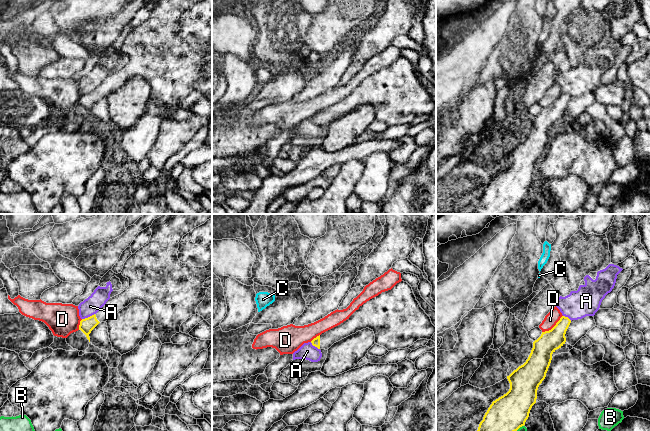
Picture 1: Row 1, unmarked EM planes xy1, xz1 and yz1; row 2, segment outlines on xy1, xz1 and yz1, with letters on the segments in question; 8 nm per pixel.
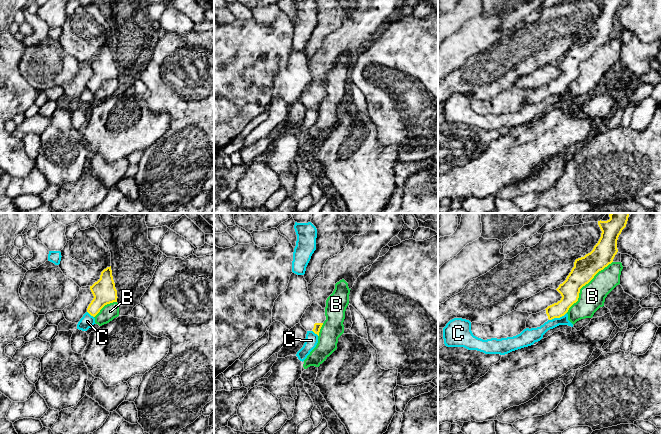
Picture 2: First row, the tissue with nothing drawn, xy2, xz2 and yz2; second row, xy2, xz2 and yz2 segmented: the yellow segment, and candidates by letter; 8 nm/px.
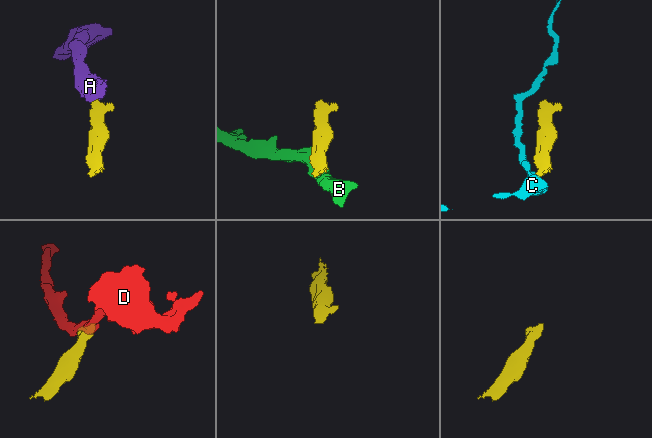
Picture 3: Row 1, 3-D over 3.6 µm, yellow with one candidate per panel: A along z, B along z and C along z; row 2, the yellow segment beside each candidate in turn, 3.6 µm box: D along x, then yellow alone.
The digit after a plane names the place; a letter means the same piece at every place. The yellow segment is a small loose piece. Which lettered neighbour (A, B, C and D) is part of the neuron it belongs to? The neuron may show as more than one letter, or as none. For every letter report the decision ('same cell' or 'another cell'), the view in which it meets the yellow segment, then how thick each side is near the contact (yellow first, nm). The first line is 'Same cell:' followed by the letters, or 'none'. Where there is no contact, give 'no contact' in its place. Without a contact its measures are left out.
Same cell: none
A: another cell | xy1 | 110/140 nm
B: another cell | yz2 | 190/220 nm
C: another cell | yz2 | 160/120 nm
D: another cell | yz1 | 180/110 nm

